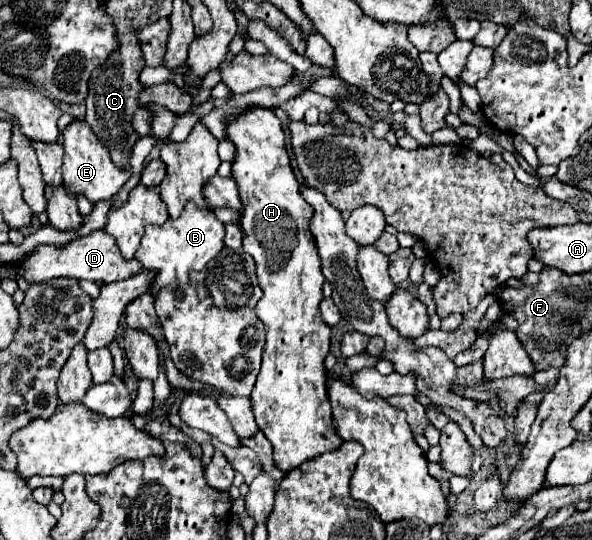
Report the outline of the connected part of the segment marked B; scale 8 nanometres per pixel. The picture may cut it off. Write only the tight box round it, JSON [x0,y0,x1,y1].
[135,203,225,299]

